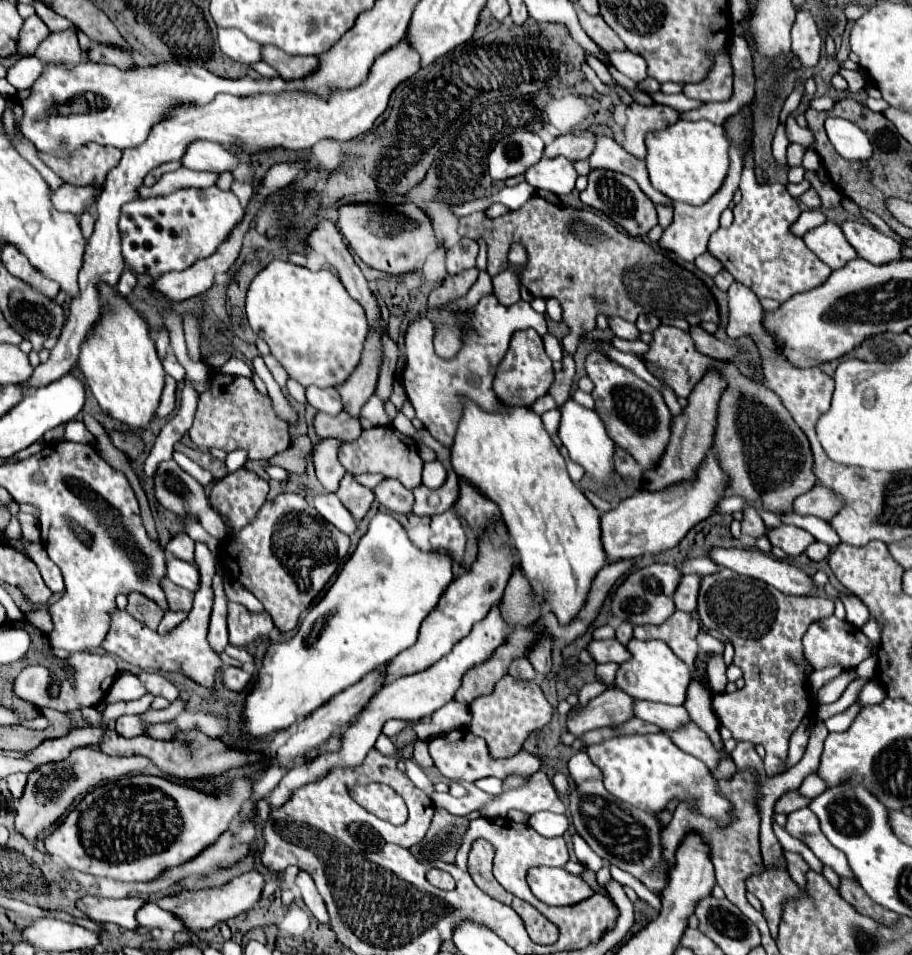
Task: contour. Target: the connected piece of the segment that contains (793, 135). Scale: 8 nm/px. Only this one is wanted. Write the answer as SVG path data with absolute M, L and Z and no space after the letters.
M788 116L786 120L786 136L790 142L796 142L796 144L802 144L804 148L812 148L814 146L814 136L810 130L806 128L800 128L794 120L794 116Z

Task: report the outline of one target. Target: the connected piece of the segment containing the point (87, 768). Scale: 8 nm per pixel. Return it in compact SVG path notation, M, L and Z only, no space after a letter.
M94 746L74 748L66 760L42 764L28 774L24 794L18 800L14 826L28 842L34 844L38 838L42 838L46 830L54 826L54 822L66 812L66 808L76 800L76 796L86 794L102 783L114 782L134 770L144 770L148 764L150 760L142 756L118 758L118 756L106 756Z

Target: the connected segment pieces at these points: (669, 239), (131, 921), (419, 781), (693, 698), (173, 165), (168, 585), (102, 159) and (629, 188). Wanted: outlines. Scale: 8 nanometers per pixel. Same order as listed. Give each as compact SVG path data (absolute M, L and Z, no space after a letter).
M730 146L730 172L722 184L722 188L702 206L686 206L684 202L674 202L674 220L672 224L664 230L662 238L658 240L658 246L664 248L664 250L670 250L674 252L678 258L686 260L686 262L694 262L696 256L704 254L706 252L706 244L708 244L708 238L712 232L718 230L718 220L720 220L720 214L722 210L728 208L730 200L732 200L732 194L738 190L738 182L740 182L740 170L742 170L742 152L736 150L736 146Z
M84 896L76 902L76 908L94 922L112 922L122 928L134 930L136 910L144 904L140 898L102 898L102 896Z
M411 759L402 760L406 764L406 774L412 782L430 796L435 790L433 783L428 779L423 770Z
M692 680L684 708L688 710L694 724L698 724L706 734L710 734L710 740L714 742L714 746L722 748L722 740L718 734L718 718L716 718L710 702L712 702L712 696L706 694L706 690L698 682Z
M168 162L168 164L162 164L162 166L158 166L156 170L152 170L146 178L144 178L144 186L154 186L154 182L162 176L162 174L166 174L166 172L172 172L172 170L176 170L176 168L180 168L180 162Z
M168 578L162 580L162 588L166 592L166 598L168 598L168 604L170 604L170 610L174 612L189 612L193 605L193 595L188 590L172 584Z
M90 142L90 146L82 146L82 150L74 150L70 158L58 158L42 152L38 152L38 158L44 160L44 164L52 168L68 184L102 186L108 170L120 162L122 152L112 146L98 146Z
M592 170L588 174L588 188L580 192L580 200L586 206L592 206L600 212L604 212L610 220L614 220L618 226L622 226L630 236L644 236L658 224L656 206L652 200L636 186L636 182L628 176L610 172L610 170Z

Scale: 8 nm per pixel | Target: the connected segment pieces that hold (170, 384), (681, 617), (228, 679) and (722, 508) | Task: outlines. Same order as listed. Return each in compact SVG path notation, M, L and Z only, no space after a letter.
M166 376L166 386L162 390L162 398L160 398L160 406L156 410L156 418L170 416L174 408L176 408L176 380Z
M674 612L664 624L636 626L634 638L663 640L676 656L693 668L699 651L699 646L696 645L698 628L698 620L692 614Z
M224 668L222 670L222 684L232 692L240 692L248 684L250 678L252 674L242 668Z
M726 496L722 498L722 502L718 502L718 510L714 512L724 512L724 514L732 514L732 512L738 512L744 508L744 500L742 498L734 498L734 496Z

